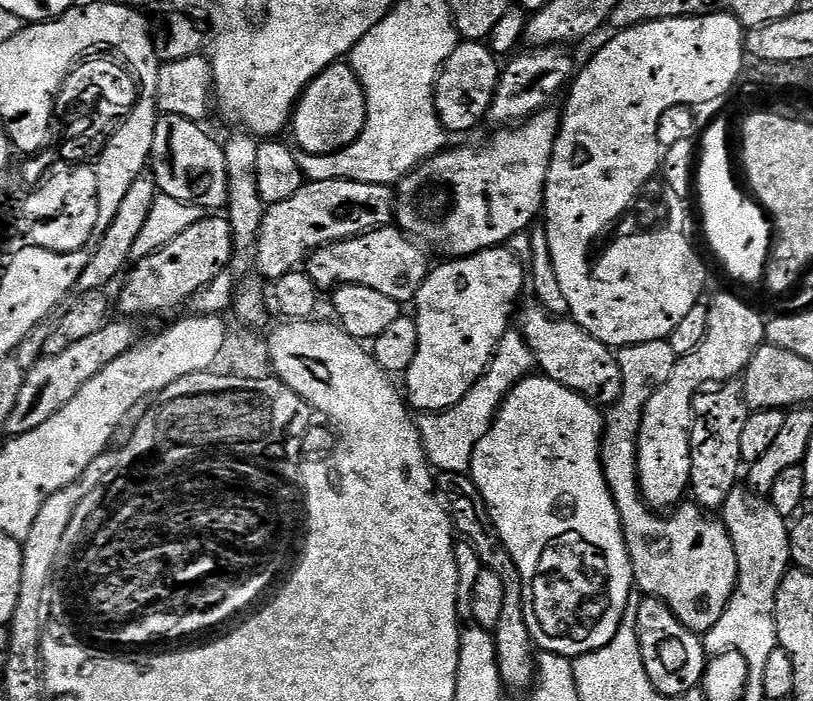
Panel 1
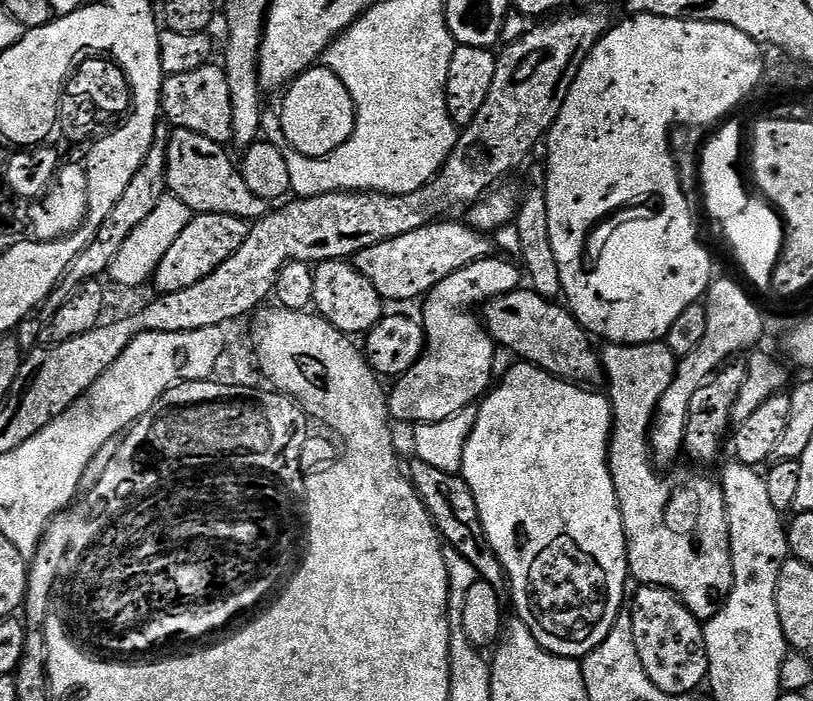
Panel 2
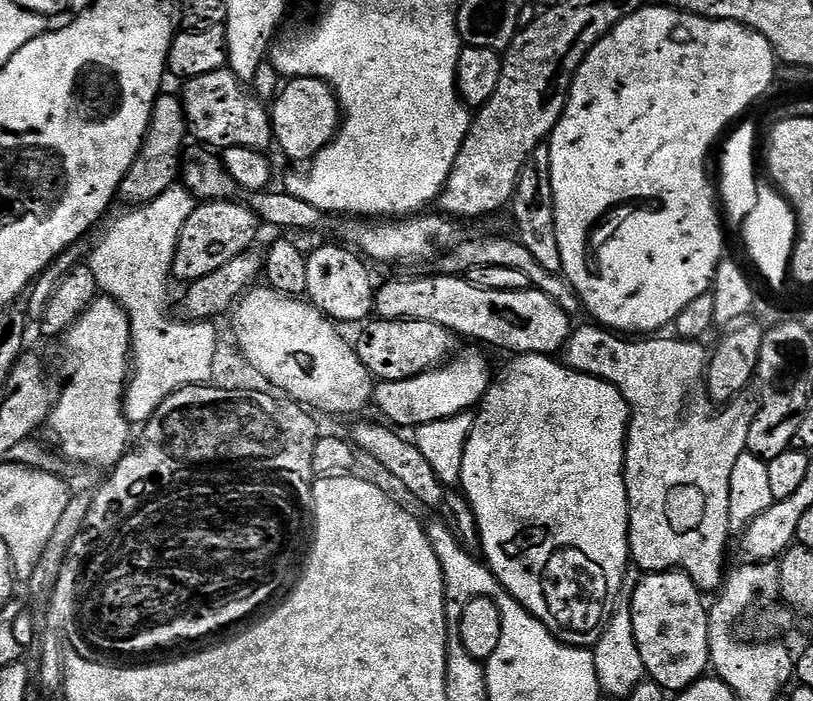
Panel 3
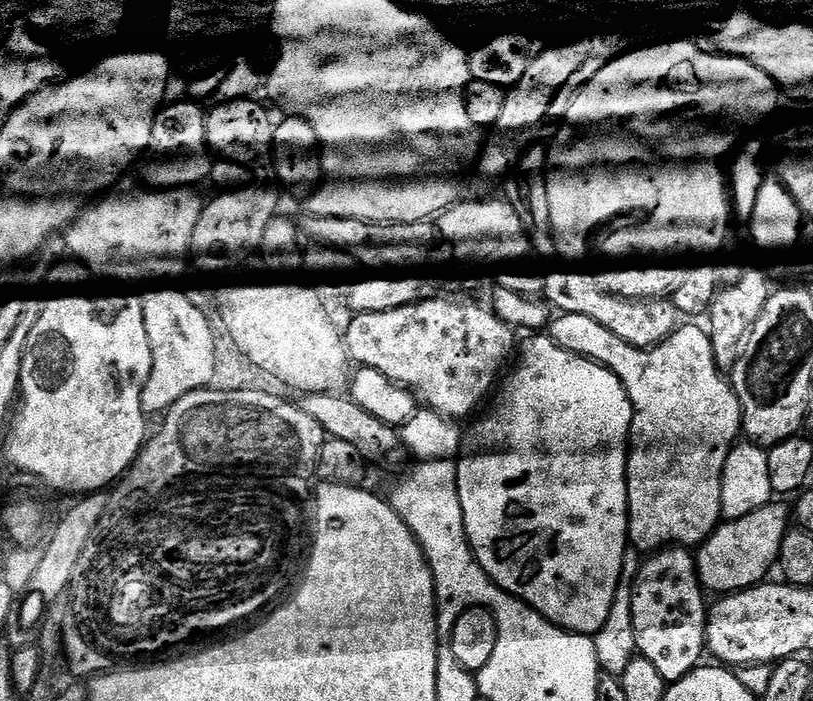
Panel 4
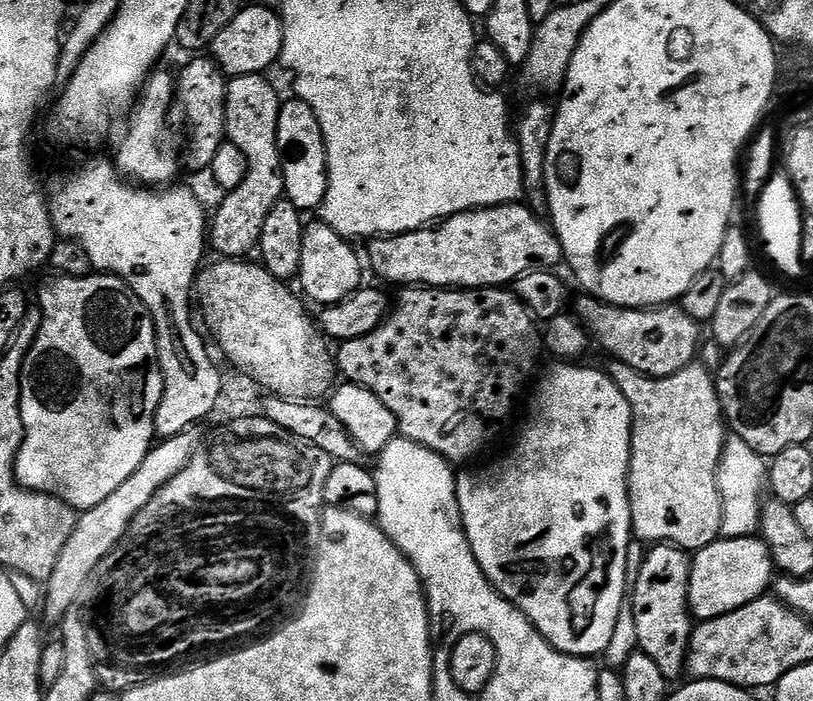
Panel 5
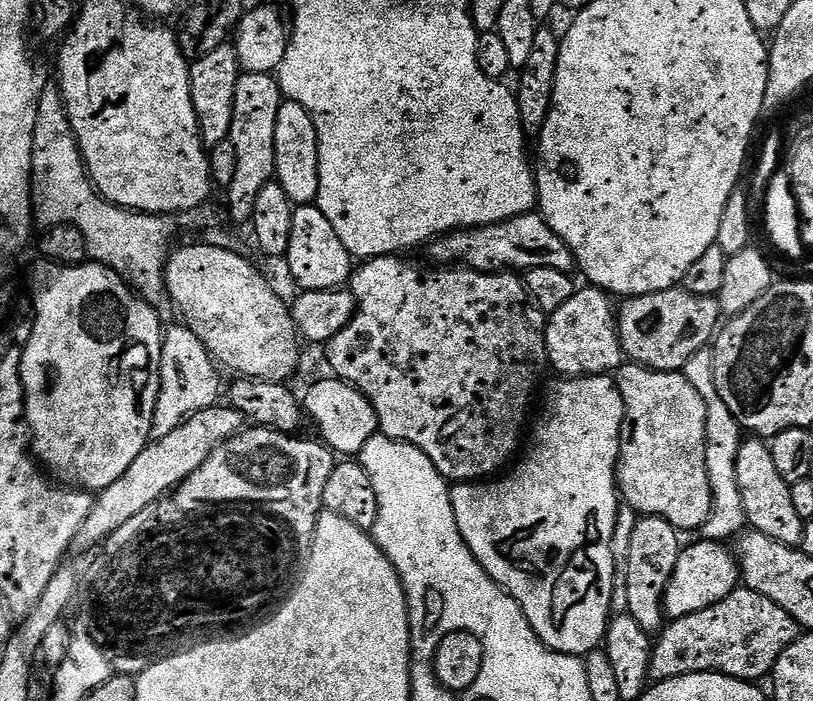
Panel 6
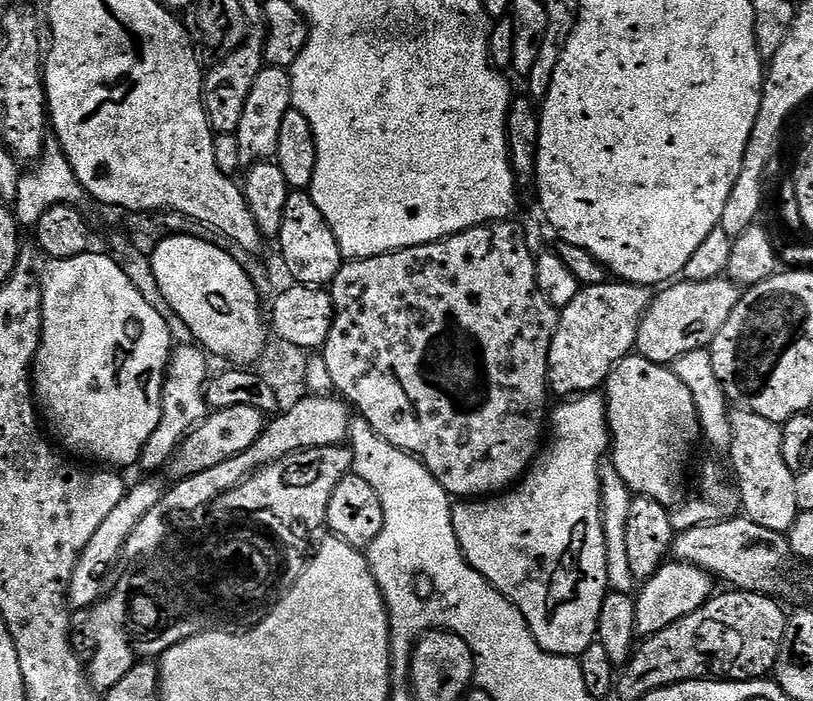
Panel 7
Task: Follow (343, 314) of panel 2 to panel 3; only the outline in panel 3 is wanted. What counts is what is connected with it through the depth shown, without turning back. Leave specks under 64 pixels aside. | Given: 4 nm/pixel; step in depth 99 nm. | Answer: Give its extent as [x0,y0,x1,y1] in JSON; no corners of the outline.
[307,244,376,325]

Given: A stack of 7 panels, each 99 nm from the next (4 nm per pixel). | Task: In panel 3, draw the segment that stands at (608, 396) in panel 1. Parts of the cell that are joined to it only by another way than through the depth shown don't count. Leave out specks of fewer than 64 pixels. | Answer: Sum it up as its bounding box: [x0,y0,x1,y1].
[375,274,574,357]

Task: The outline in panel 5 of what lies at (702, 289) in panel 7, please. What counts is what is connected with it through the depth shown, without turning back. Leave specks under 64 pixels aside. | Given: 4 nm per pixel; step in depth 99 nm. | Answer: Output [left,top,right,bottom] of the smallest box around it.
[575,294,701,376]

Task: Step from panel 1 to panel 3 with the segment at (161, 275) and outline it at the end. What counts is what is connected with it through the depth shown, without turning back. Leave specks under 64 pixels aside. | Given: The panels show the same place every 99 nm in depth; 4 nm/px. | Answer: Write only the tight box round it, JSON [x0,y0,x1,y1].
[172,199,262,282]

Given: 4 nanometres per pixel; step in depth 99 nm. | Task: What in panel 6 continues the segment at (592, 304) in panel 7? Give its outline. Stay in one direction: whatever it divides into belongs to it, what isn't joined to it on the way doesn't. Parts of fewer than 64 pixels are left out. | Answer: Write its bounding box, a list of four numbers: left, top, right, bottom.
[546,286,624,378]

